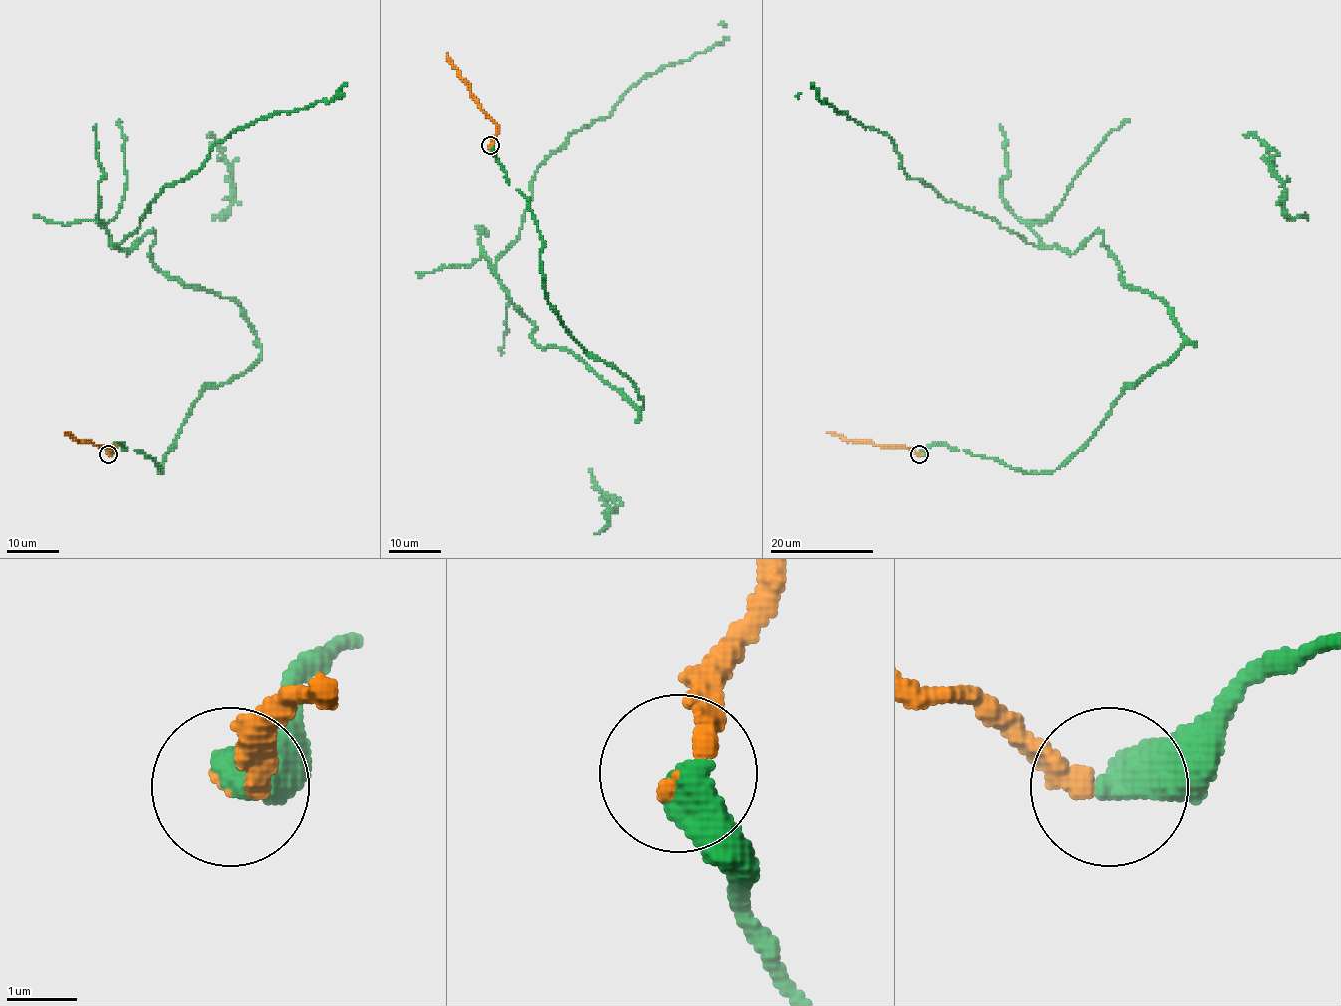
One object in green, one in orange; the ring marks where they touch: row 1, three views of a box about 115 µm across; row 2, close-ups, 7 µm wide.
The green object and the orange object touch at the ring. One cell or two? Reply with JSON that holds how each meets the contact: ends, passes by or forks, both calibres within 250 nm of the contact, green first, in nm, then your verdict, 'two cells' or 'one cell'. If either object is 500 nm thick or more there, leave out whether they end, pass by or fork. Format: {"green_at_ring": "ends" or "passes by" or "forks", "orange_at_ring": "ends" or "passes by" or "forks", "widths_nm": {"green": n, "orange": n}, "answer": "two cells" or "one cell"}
{"widths_nm": {"green": 600, "orange": 280}, "answer": "one cell"}

